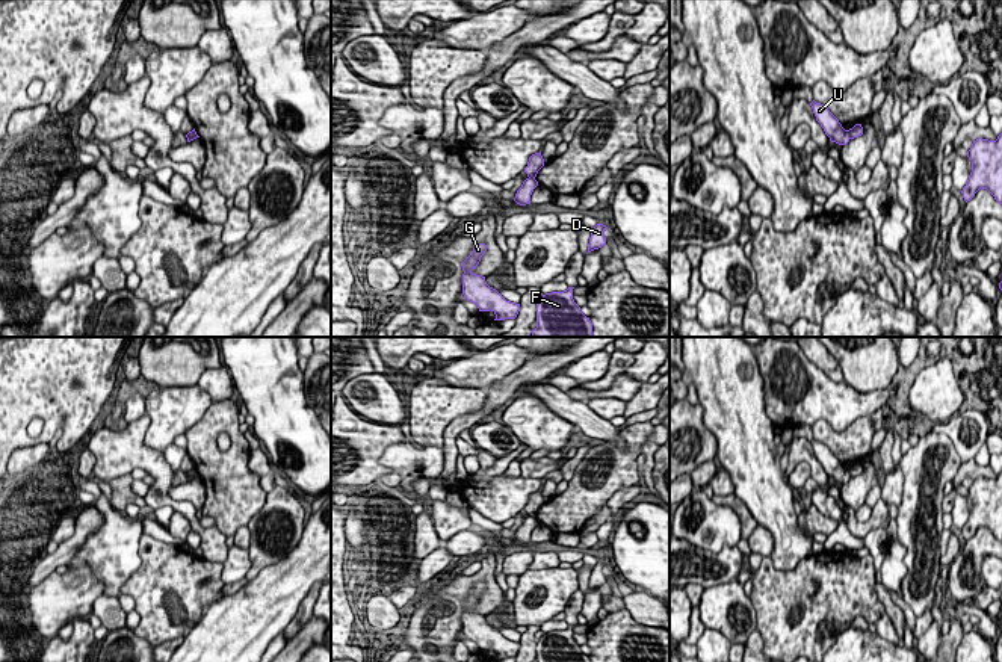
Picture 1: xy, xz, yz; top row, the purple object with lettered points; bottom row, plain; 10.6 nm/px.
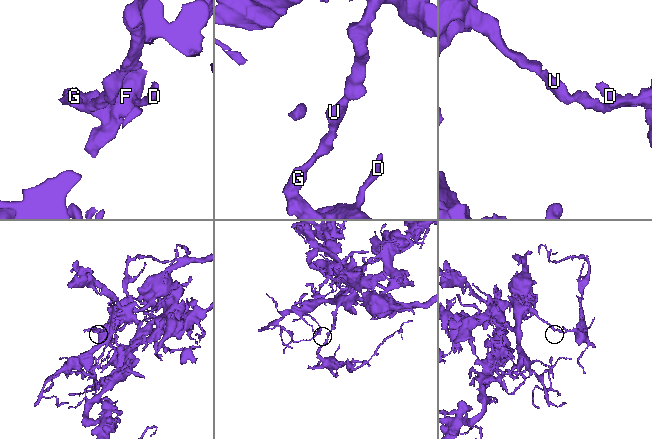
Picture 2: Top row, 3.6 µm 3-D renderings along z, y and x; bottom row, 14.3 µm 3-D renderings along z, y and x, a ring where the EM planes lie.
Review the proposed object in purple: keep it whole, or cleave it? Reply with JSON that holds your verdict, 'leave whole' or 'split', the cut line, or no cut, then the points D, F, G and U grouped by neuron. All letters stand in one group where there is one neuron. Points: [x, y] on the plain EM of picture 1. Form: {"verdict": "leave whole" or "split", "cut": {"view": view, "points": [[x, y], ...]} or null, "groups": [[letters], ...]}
{"verdict": "split", "cut": {"view": "yz", "points": [[847, 469], [851, 476]]}, "groups": [["D", "F", "G"], ["U"]]}

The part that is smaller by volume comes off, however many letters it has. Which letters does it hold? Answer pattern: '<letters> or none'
D, F, G

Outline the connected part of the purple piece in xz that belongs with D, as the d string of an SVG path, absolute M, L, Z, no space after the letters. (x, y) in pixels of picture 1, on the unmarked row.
M597 562L592 570L591 570L591 576L589 576L589 582L588 582L588 591L602 586L603 583L606 583L606 576L605 576L605 570L608 568L606 564L603 562Z

